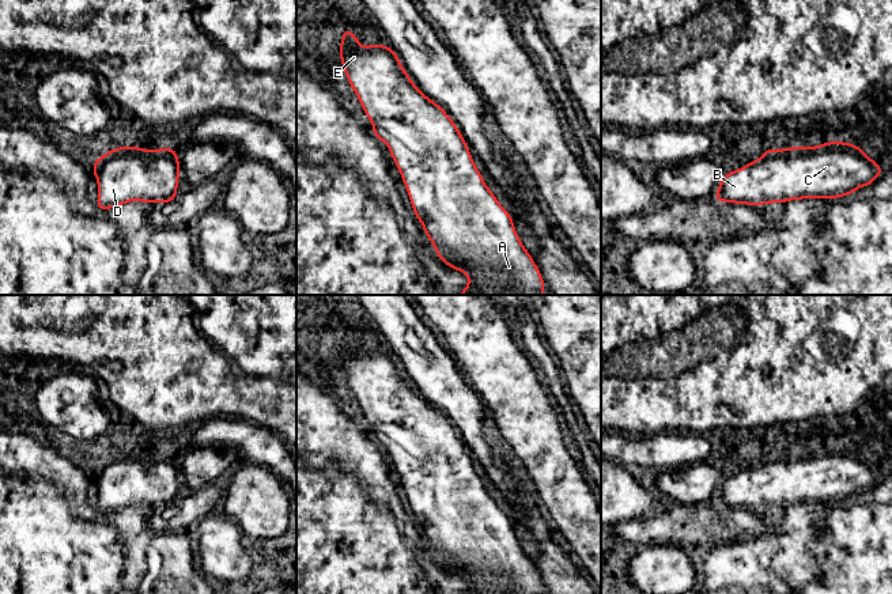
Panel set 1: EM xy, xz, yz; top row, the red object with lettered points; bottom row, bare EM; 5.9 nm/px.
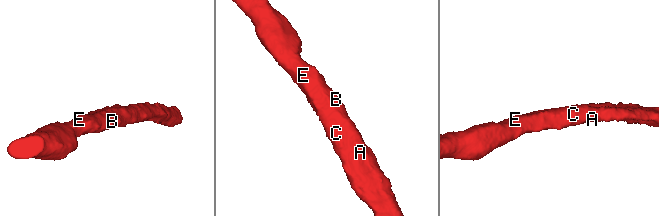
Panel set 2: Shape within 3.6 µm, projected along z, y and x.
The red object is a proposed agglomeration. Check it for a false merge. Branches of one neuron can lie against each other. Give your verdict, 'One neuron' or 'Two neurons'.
One neuron

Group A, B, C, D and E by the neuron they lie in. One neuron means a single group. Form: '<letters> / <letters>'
A B C D E

